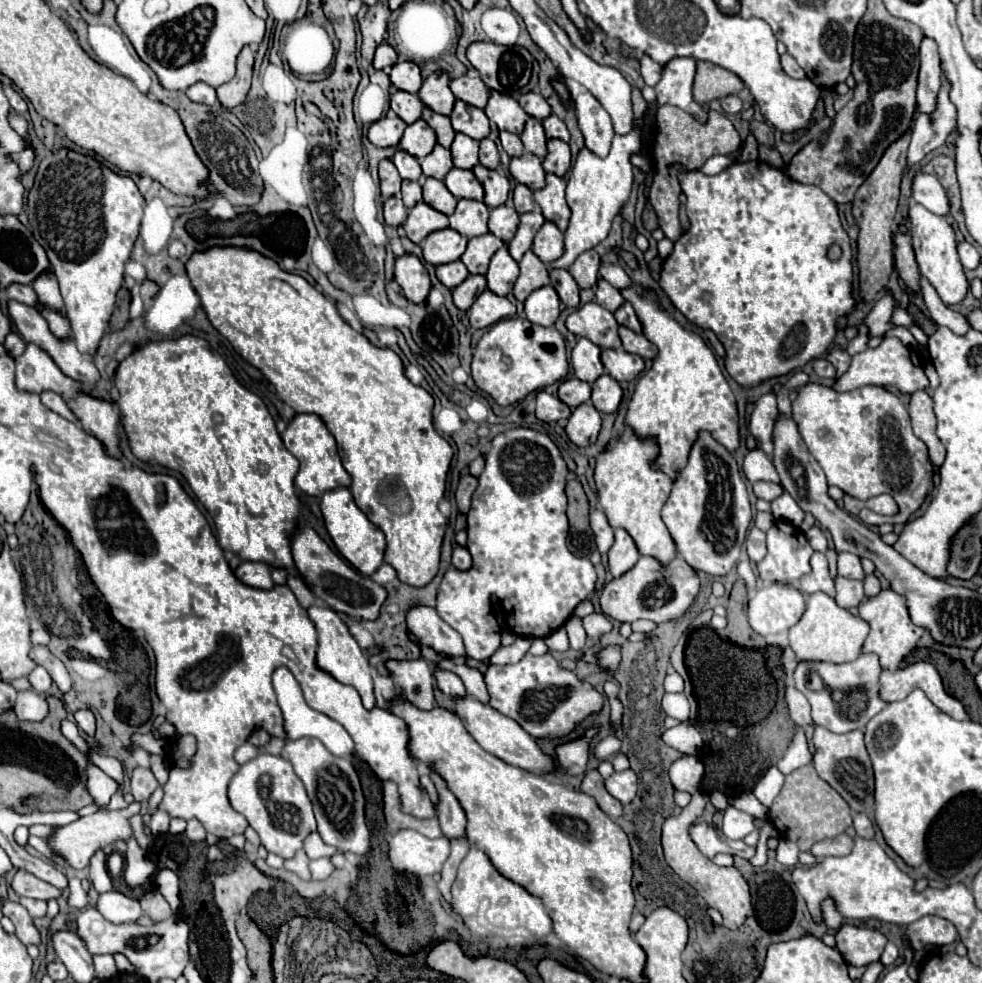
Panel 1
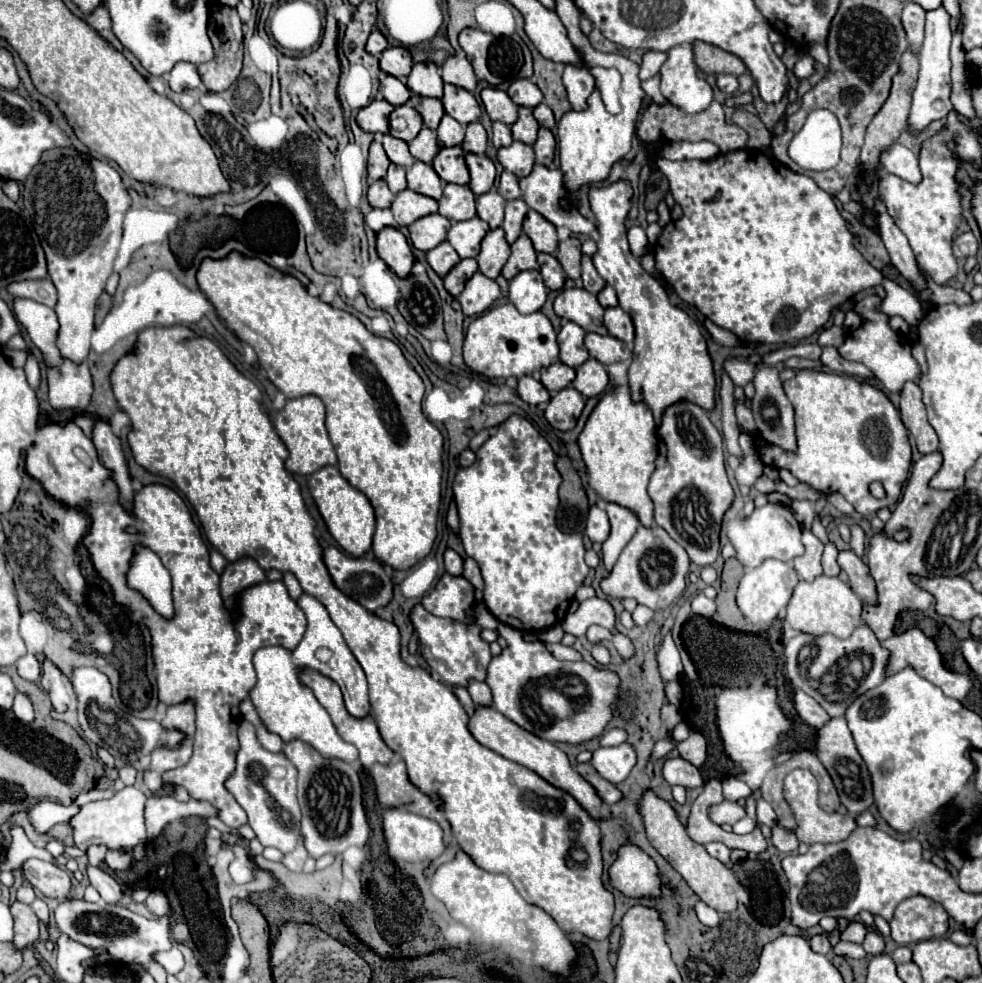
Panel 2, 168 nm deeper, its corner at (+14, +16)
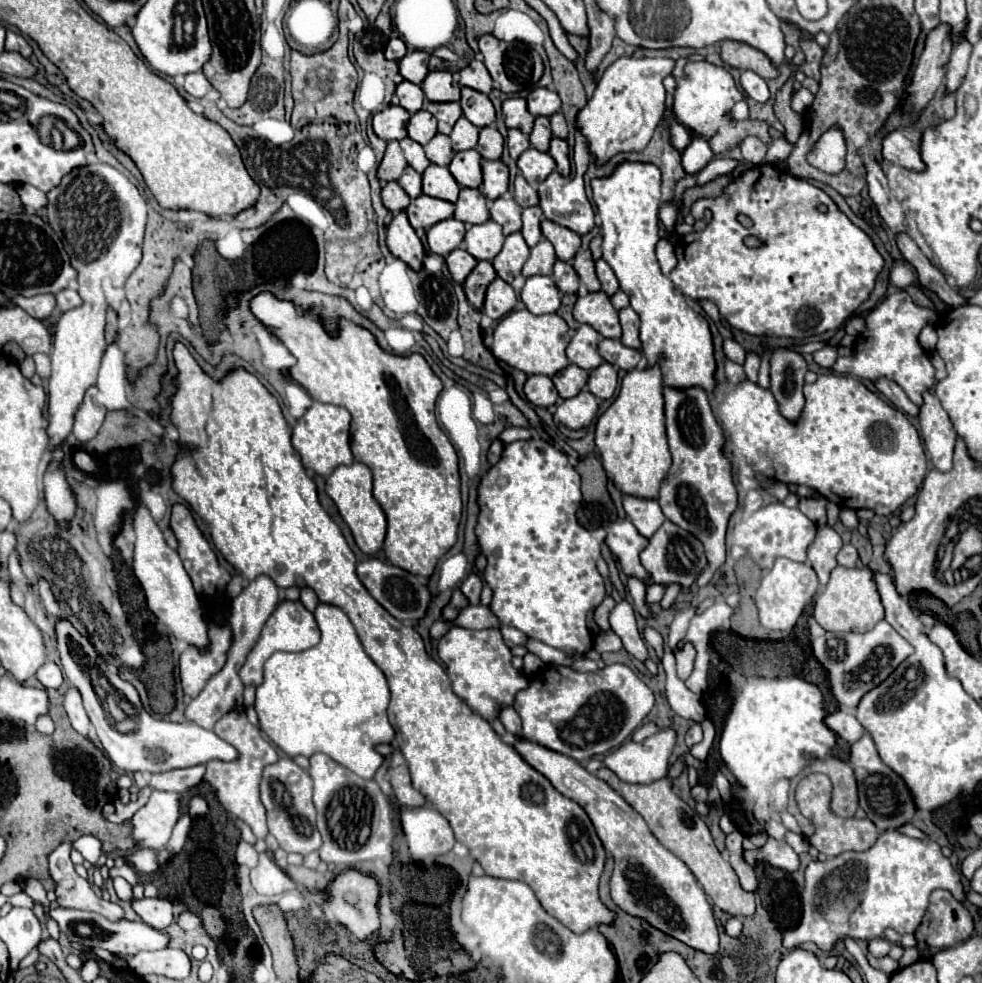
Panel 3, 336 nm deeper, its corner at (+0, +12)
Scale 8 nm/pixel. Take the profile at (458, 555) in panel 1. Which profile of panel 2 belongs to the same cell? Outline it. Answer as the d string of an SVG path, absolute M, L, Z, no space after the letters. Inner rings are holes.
M446 550L444 552L444 566L446 566L446 572L450 576L462 576L462 570L464 570L464 562L462 558L454 552L454 550Z

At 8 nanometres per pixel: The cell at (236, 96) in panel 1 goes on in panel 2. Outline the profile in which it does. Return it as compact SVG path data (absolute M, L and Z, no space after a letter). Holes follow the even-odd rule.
M212 2L208 16L208 36L214 46L214 60L200 64L198 74L210 92L224 92L238 78L242 68L242 22L236 8L228 8L224 4Z

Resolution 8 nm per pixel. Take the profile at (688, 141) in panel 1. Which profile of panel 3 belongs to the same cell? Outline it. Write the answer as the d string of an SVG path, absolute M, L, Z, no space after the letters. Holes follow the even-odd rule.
M748 136L740 142L740 150L742 150L742 158L748 164L762 164L764 156L766 156L766 144L756 138L756 136Z

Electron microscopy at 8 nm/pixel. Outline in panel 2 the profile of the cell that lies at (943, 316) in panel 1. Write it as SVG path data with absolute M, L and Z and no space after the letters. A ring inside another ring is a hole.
M876 200L874 212L876 212L876 224L878 224L878 230L880 230L880 238L882 238L886 250L890 254L890 262L920 292L924 288L924 278L922 278L922 274L918 270L918 264L916 264L916 258L914 258L912 248L908 244L908 238L896 226L892 216L888 216L882 200Z

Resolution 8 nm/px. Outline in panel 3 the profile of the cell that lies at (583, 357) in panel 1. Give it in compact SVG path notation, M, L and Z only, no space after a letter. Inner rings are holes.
M582 324L566 348L570 364L576 364L588 372L598 368L602 364L602 356L598 354L598 340L600 340L598 332L592 326Z

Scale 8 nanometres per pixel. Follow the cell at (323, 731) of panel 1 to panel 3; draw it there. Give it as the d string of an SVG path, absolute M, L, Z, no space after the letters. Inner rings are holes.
M318 604L314 618L322 632L318 646L302 652L274 652L264 664L264 682L256 688L254 704L260 718L260 728L290 758L296 754L312 756L314 752L324 752L354 774L372 778L382 764L382 756L374 750L374 746L380 742L392 742L394 738L394 728L386 716L390 702L386 676L364 652L352 622L338 606Z

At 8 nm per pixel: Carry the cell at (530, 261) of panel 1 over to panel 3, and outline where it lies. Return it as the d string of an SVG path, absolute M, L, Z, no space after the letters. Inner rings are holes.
M542 238L542 240L530 250L530 258L526 260L526 264L524 264L524 268L522 268L522 276L524 276L524 278L536 276L536 274L546 274L546 276L550 276L554 262L556 262L554 248L552 248L552 244L550 244L546 238Z

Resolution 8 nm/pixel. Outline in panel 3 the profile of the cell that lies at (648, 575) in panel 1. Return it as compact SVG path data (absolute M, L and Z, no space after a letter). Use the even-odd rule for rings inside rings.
M666 520L656 534L650 538L648 546L640 552L640 564L646 568L648 578L644 580L646 586L654 586L654 584L662 584L664 588L668 588L670 584L678 584L682 592L690 592L690 586L696 582L698 574L706 568L706 556L704 556L704 548L698 540L694 540L694 536L690 536L690 532L678 528L676 524L672 524L670 520Z

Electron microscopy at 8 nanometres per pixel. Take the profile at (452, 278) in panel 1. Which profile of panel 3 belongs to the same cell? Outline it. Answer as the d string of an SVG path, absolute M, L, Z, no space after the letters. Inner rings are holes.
M456 248L446 256L446 266L458 284L462 284L466 280L466 276L474 270L476 264L478 264L478 260L472 254L468 254L464 248Z

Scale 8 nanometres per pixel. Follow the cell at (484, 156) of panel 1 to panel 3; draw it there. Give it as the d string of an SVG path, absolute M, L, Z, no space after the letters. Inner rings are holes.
M486 126L479 131L478 144L476 150L482 158L486 160L498 160L504 150L504 138L494 126Z

